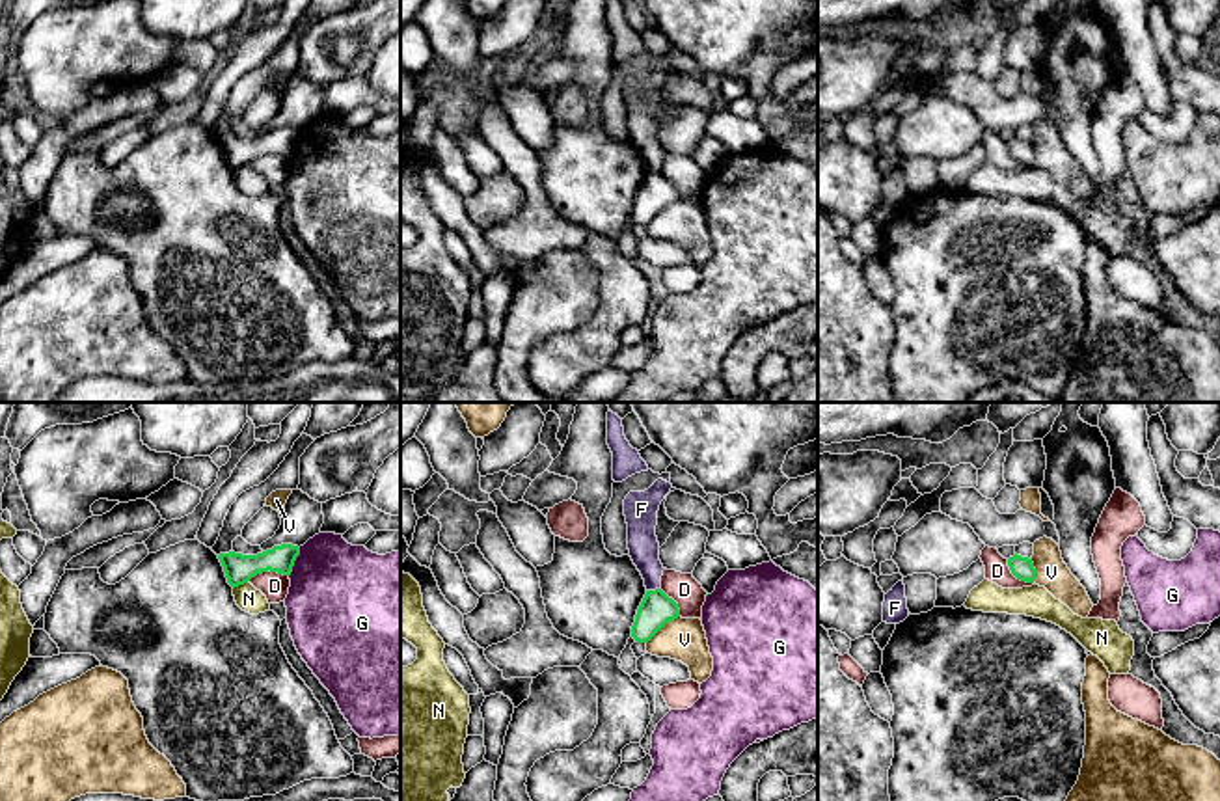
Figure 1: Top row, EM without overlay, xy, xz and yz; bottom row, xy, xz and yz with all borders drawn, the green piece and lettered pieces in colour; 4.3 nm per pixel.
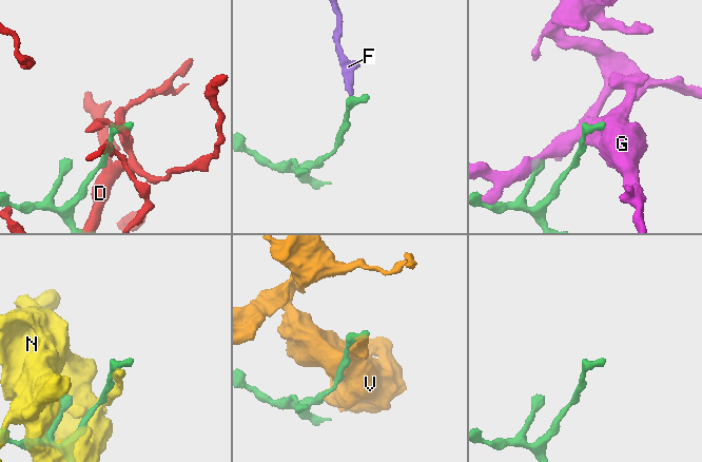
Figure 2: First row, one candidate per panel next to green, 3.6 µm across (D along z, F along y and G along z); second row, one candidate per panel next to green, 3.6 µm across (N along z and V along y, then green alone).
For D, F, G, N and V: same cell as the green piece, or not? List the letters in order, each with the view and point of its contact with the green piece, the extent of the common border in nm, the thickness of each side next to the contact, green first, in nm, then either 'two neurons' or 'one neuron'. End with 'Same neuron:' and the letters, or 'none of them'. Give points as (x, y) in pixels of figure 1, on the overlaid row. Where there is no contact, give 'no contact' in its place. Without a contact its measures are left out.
D: meets green in xy at (267, 570); contact 180 nm long; 130 nm thick on the green side, 120 nm on the other; two neurons
F: meets green in xz at (652, 591); contact 60 nm long; 150 nm thick on the green side, 130 nm on the other; two neurons
G: meets green in xy at (293, 563); contact 140 nm long; 130 nm thick on the green side, 440 nm on the other; two neurons
N: meets green in xy at (241, 583); contact 80 nm long; 130 nm thick on the green side, 110 nm on the other; two neurons
V: meets green in xz at (662, 626); contact 190 nm long; 150 nm thick on the green side, 190 nm on the other; two neurons
Same neuron: none of them

